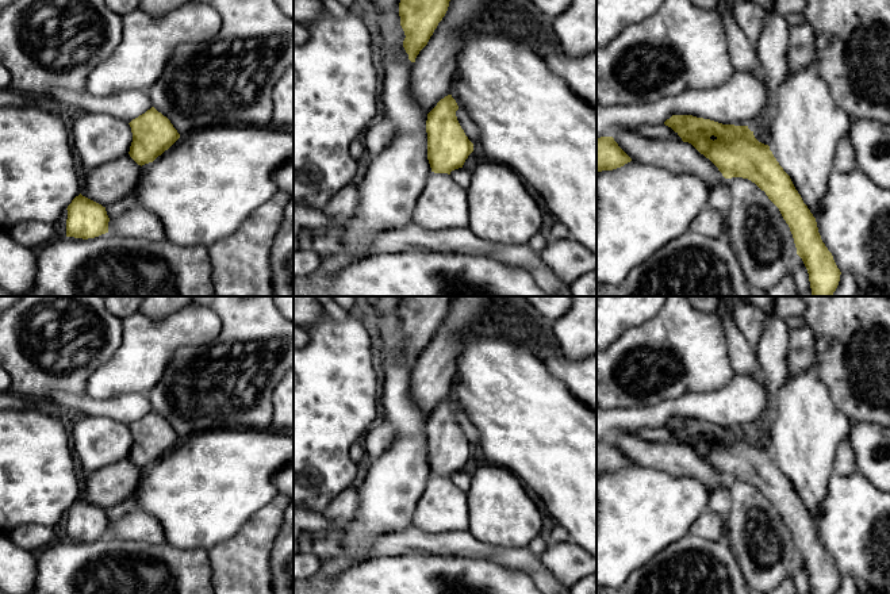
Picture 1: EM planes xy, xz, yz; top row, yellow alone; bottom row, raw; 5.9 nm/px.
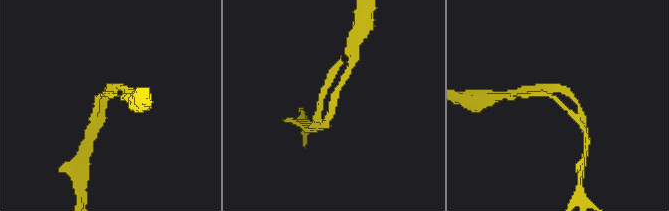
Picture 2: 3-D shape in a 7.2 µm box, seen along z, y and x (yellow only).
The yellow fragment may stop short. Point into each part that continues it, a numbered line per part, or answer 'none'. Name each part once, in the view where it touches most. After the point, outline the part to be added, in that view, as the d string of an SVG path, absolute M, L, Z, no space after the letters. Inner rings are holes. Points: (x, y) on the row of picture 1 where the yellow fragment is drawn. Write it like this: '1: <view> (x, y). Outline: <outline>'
1: xz (433, 71). Outline: M450 0L445 16L413 65L411 95L426 114L450 95L463 34L495 9L495 0Z

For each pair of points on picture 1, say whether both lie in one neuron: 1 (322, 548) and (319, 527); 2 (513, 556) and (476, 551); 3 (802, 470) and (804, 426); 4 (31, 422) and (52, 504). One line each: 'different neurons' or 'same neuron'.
1: same neuron
2: same neuron
3: same neuron
4: same neuron

